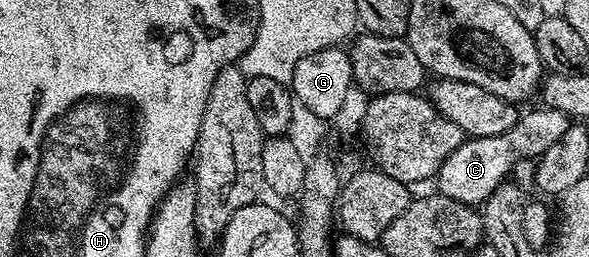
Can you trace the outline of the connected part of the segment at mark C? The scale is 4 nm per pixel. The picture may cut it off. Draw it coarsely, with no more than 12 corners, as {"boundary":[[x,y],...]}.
{"boundary":[[524,112],[509,131],[472,137],[439,168],[438,192],[482,206],[573,124]]}

